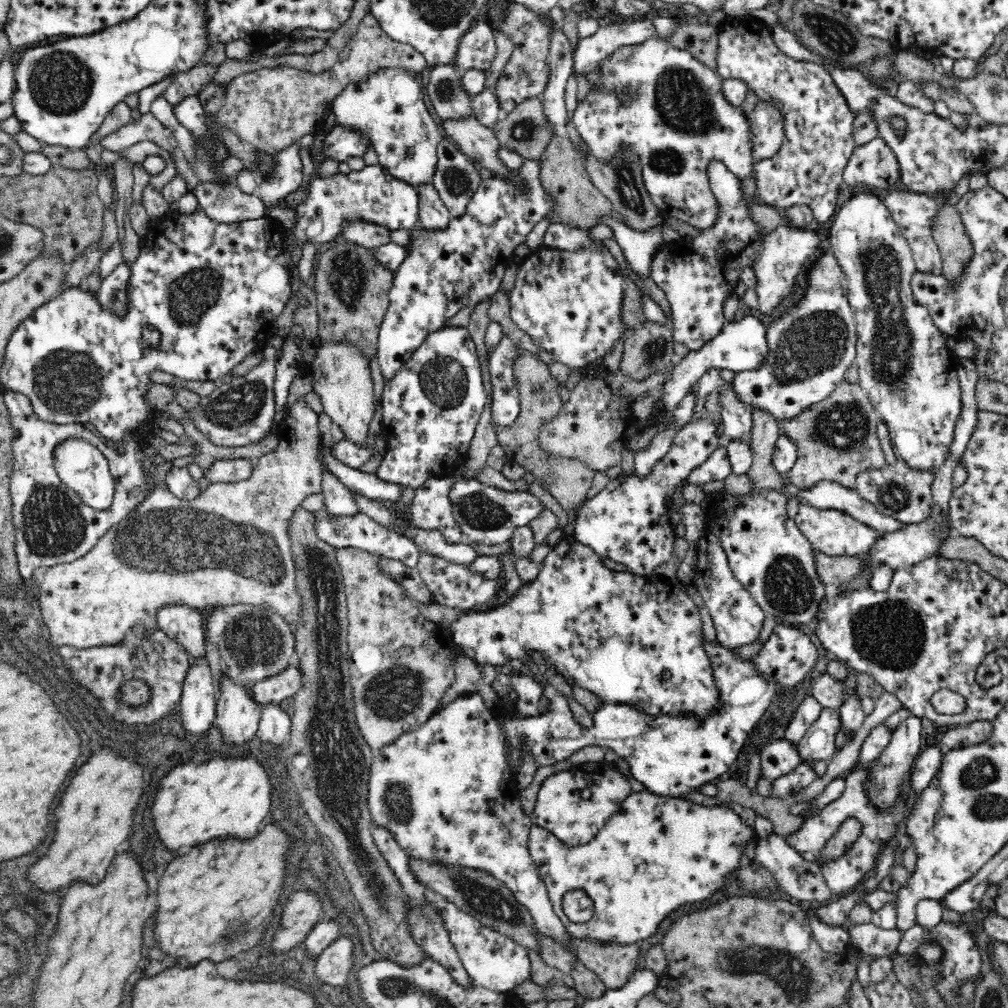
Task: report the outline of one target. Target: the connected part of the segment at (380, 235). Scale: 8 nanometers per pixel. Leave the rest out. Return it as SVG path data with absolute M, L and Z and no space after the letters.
M342 218L342 224L338 227L341 228L341 238L370 249L377 249L391 240L392 231L388 227L363 218Z

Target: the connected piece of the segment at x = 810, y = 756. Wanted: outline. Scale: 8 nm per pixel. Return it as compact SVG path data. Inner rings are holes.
M823 709L819 720L795 746L801 764L812 768L814 762L829 762L835 758L835 733L841 726L836 710Z

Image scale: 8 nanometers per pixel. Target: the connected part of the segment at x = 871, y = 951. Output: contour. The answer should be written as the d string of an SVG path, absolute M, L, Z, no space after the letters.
M872 922L852 927L850 935L864 954L874 958L894 956L901 939L900 930L883 929Z

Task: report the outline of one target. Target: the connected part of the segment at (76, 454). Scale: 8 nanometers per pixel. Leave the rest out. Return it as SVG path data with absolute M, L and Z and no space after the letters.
M64 440L54 448L54 458L52 459L54 467L63 481L77 490L86 504L99 511L112 504L114 479L109 469L109 462L99 448L82 440Z

